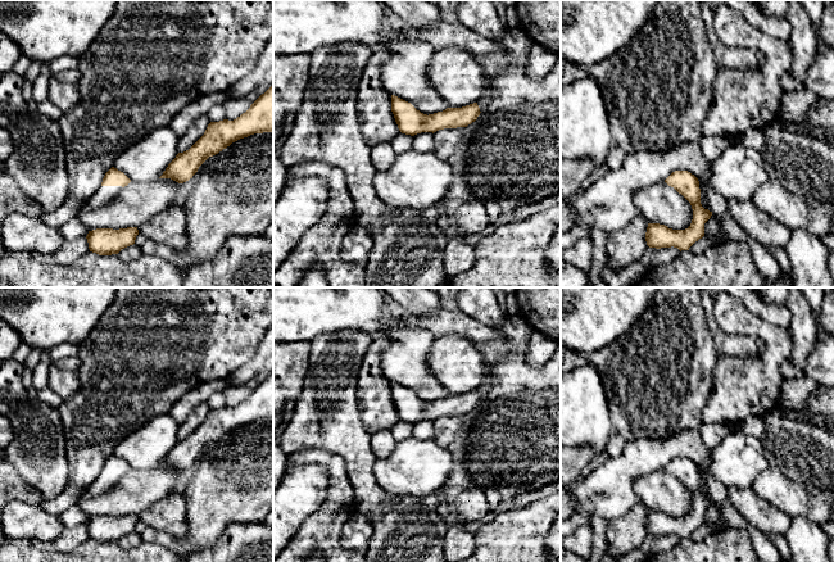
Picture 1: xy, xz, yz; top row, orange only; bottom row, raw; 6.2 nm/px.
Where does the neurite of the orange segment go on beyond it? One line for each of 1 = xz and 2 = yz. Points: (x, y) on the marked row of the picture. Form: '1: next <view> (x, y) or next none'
1: next none
2: next none

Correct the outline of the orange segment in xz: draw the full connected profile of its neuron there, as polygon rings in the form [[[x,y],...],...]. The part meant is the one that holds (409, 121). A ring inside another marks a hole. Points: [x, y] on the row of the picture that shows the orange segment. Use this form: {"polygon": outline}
{"polygon": [[[391,95],[391,112],[399,131],[411,136],[421,132],[434,133],[444,128],[467,127],[481,113],[477,103],[473,103],[462,108],[447,108],[427,115],[395,95]]]}

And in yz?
{"polygon": [[[688,171],[672,172],[665,182],[681,194],[692,205],[693,219],[685,230],[672,230],[665,225],[648,223],[645,241],[649,248],[689,248],[704,236],[704,223],[711,218],[712,212],[701,204],[701,189],[698,178]]]}

